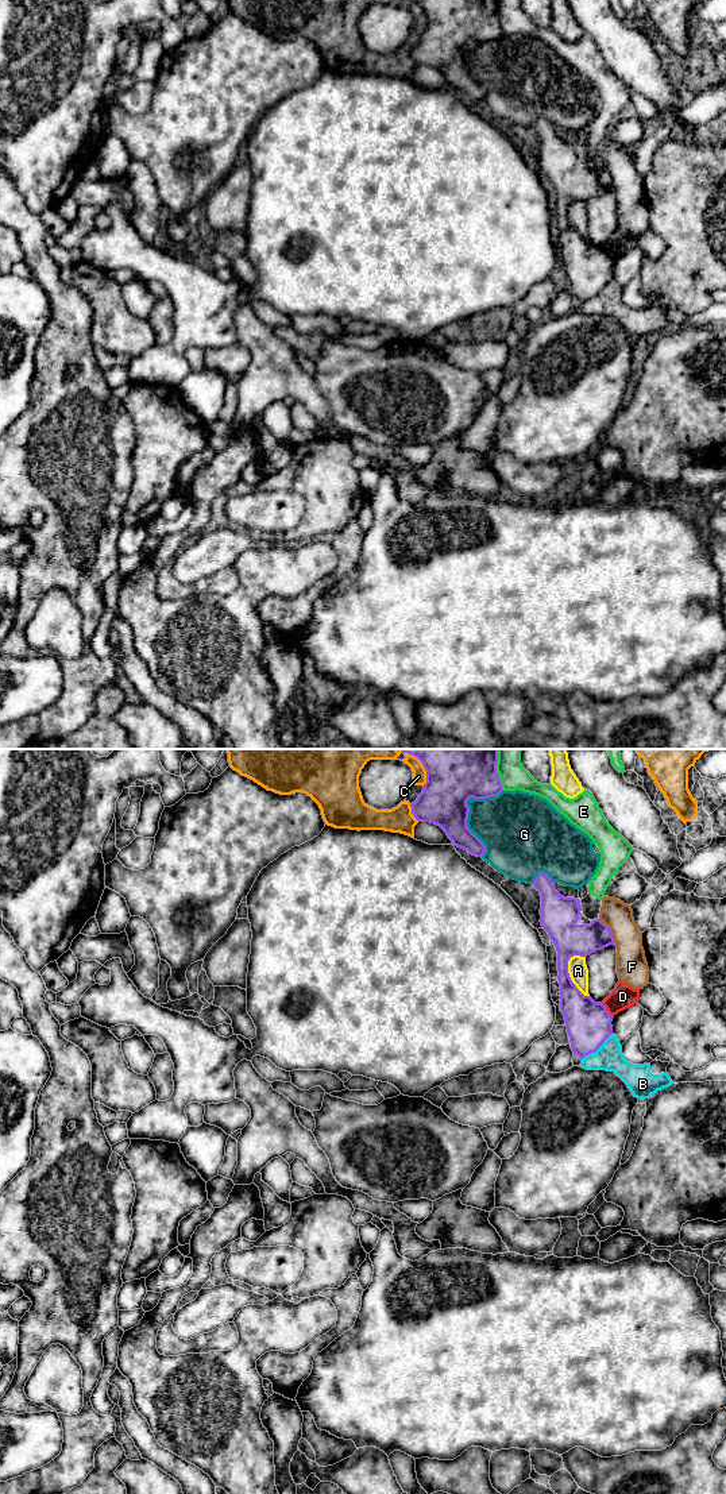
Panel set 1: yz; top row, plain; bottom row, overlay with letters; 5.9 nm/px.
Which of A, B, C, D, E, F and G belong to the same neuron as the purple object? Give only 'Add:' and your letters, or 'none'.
Add: none

